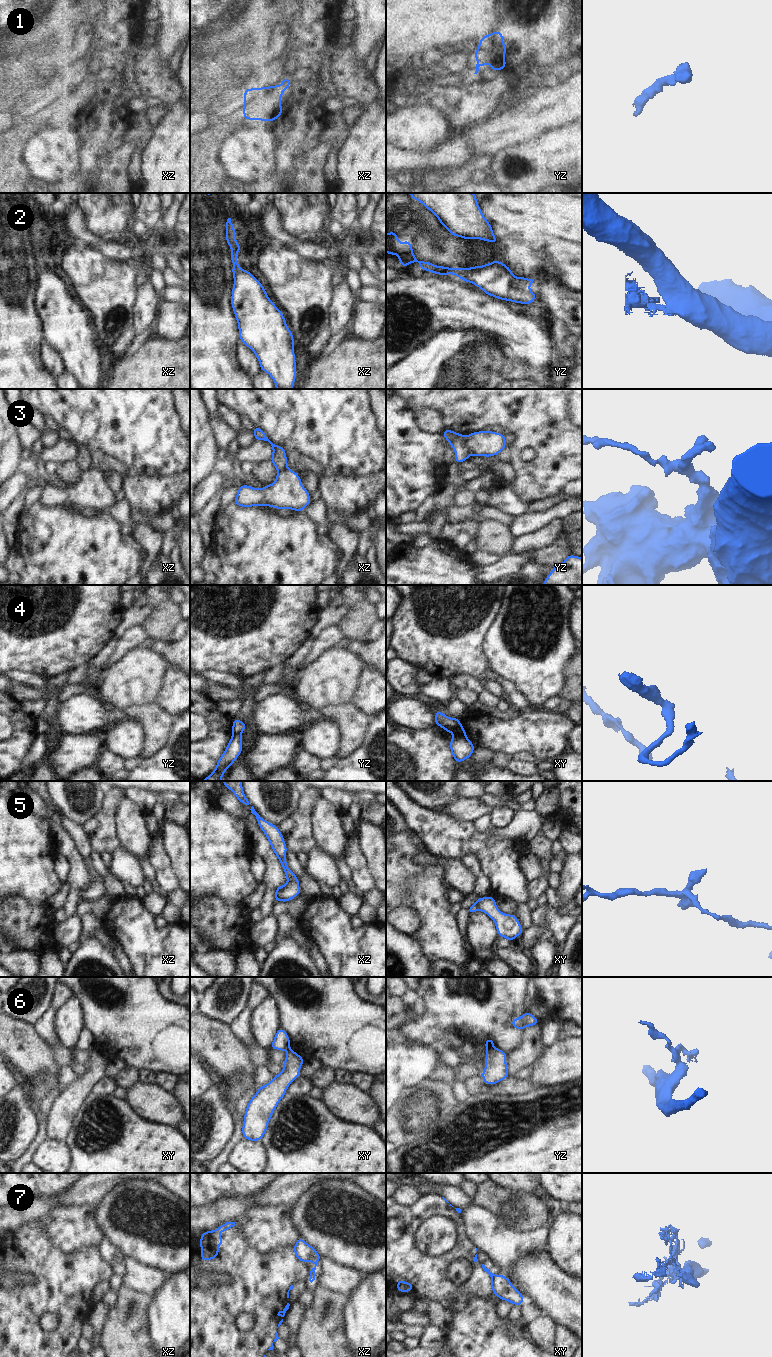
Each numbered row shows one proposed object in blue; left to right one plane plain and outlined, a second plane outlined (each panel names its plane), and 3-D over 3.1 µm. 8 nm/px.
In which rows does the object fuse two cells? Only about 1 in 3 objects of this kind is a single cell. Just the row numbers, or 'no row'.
2, 3, 4, 5, 6, 7.

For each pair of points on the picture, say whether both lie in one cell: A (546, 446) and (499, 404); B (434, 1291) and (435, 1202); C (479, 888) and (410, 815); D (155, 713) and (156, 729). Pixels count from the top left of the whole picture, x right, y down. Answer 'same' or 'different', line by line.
A: same
B: same
C: different
D: same

